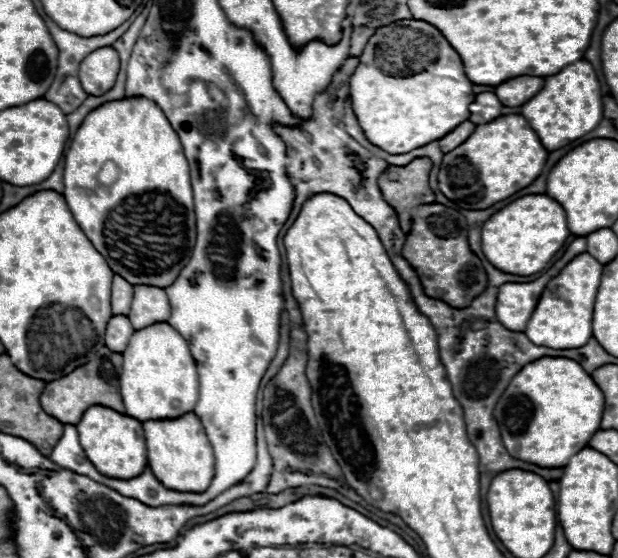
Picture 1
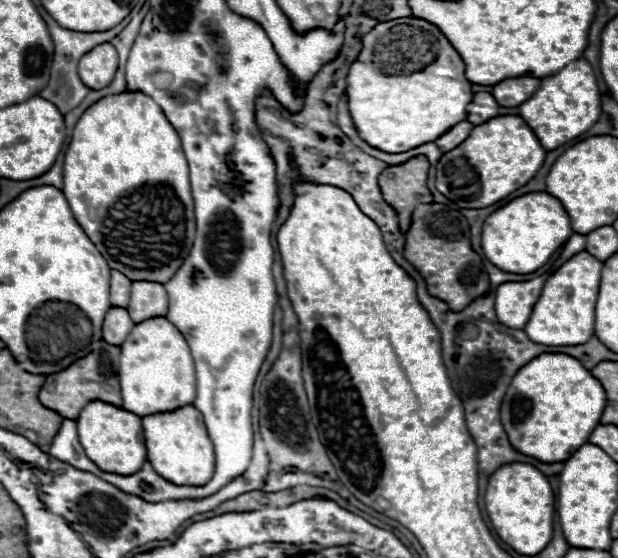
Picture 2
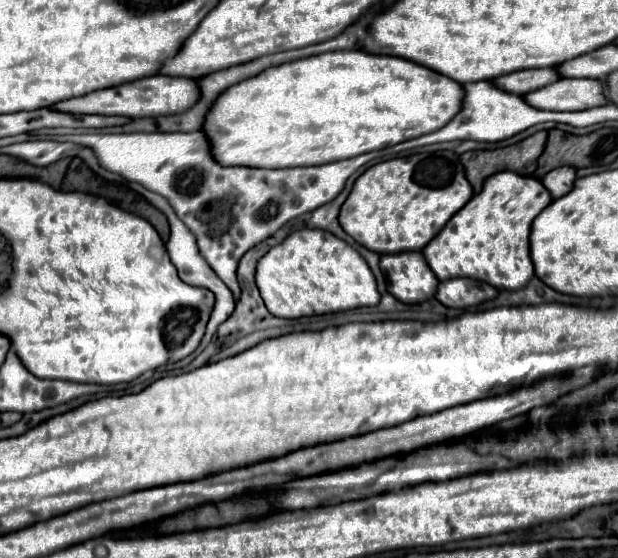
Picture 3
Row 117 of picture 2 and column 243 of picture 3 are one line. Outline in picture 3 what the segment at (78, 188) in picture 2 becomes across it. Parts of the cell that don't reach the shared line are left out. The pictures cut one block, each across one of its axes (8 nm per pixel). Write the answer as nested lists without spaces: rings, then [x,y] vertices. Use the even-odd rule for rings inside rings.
[[[366,50],[324,52],[268,68],[254,78],[230,86],[208,112],[204,132],[212,144],[214,158],[224,166],[316,166],[346,160],[440,130],[462,108],[462,90],[464,86],[452,78],[406,58],[370,54]]]

